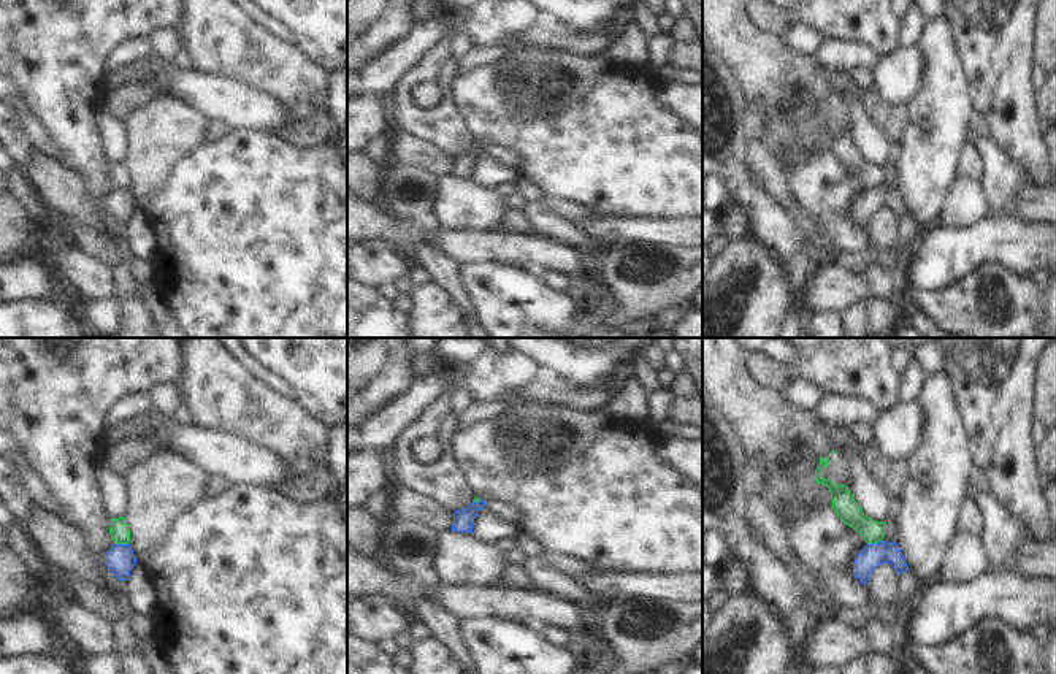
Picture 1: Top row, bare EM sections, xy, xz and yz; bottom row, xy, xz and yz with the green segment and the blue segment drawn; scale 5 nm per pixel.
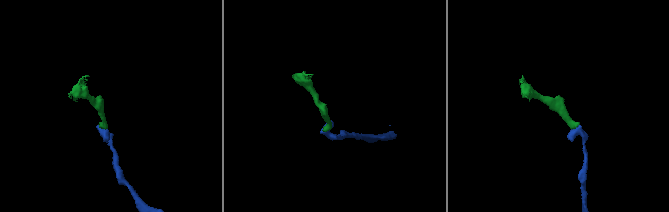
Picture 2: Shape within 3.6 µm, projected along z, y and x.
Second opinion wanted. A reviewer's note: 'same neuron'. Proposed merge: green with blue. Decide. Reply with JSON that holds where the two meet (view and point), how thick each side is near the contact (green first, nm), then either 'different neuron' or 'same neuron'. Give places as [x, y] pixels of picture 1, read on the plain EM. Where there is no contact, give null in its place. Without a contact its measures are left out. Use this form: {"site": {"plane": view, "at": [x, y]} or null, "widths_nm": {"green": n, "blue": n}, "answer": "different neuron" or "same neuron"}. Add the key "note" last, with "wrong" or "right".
{"site": {"plane": "xy", "at": [121, 187]}, "widths_nm": {"green": 100, "blue": 150}, "answer": "different neuron", "note": "wrong"}

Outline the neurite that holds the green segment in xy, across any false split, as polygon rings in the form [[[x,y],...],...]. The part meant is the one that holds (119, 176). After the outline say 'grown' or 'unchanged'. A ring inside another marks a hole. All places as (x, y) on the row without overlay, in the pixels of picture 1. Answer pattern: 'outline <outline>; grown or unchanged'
outline [[[124,162],[113,163],[109,171],[109,179],[114,189],[128,189],[130,187],[130,174],[124,165]]]; unchanged

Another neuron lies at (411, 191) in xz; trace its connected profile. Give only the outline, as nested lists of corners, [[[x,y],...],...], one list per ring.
[[[387,160],[384,163],[384,195],[388,211],[417,228],[425,239],[412,251],[419,263],[446,287],[469,316],[469,338],[492,338],[479,316],[476,301],[466,289],[463,265],[439,249],[436,238],[444,225],[436,214],[441,176],[414,163]]]

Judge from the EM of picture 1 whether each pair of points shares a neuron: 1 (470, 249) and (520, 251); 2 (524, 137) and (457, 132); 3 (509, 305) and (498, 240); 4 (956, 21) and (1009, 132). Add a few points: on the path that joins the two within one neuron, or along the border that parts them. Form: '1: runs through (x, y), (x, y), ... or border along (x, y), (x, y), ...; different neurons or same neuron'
1: runs through (482, 249), (508, 249); same neuron
2: border along (457, 100), (459, 110), (478, 140); different neurons
3: border along (465, 262), (505, 262), (522, 267); different neurons
4: runs through (979, 48), (998, 67), (1001, 105); same neuron

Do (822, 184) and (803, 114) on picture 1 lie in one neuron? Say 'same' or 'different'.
different

